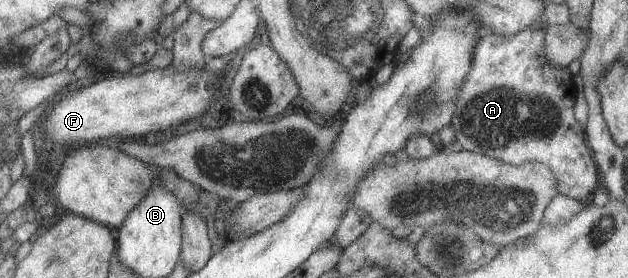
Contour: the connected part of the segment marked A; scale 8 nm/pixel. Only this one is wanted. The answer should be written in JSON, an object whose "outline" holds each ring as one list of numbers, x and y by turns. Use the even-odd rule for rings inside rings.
{"outline":[[547,22,522,29,513,35,490,34,479,38,472,50,471,67,460,85,455,113,449,127,463,150,483,154,518,166,528,161,545,164,554,175,559,194,586,203,596,190,598,171,586,143,584,127,573,116,575,85,567,66,554,66,544,56]]}

